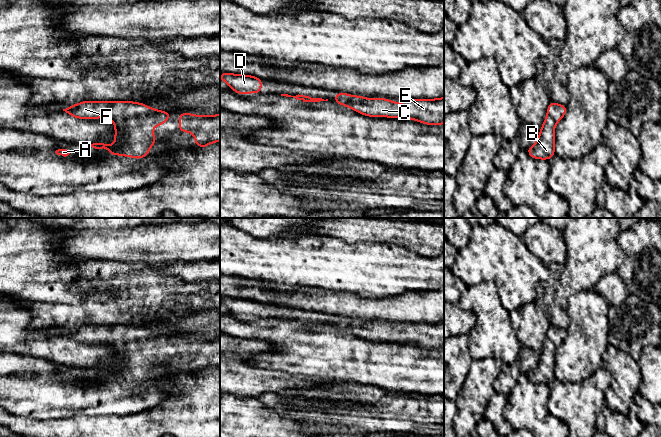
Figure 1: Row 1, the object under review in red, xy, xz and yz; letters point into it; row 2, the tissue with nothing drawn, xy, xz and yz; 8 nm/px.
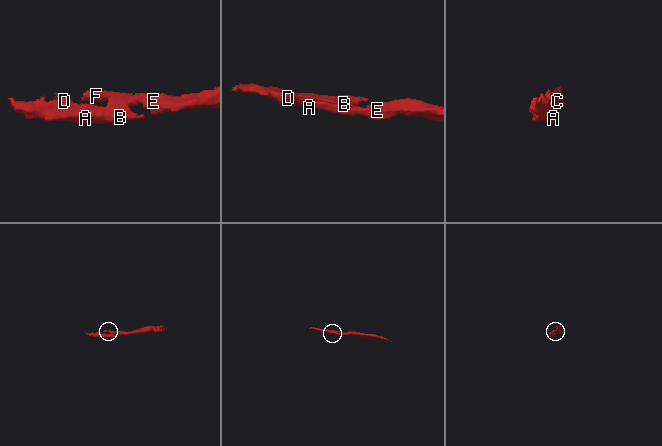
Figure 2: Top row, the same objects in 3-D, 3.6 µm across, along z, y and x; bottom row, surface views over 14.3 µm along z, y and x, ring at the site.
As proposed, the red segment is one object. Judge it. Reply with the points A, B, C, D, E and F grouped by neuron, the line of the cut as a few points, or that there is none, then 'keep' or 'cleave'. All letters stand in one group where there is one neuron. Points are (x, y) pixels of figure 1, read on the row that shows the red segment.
groups A B C D E F; cut none; keep

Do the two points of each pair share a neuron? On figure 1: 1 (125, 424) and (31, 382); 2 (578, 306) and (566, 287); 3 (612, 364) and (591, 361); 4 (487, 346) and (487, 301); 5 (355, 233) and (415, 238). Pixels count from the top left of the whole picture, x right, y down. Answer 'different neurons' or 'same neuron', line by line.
1: different neurons
2: different neurons
3: different neurons
4: same neuron
5: same neuron

